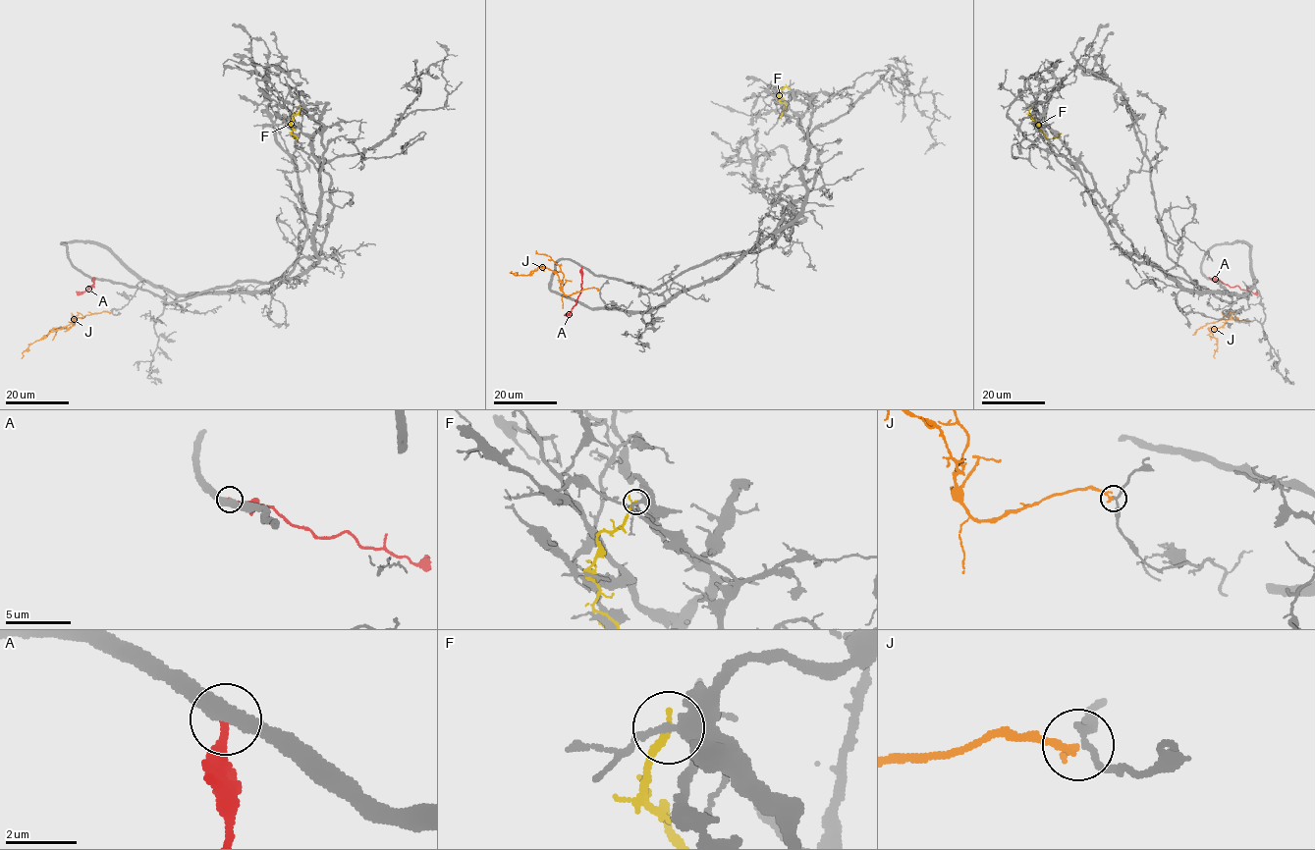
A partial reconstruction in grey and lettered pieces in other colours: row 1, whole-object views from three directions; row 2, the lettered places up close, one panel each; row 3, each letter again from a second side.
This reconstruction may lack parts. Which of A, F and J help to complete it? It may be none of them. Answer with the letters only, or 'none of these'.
J

